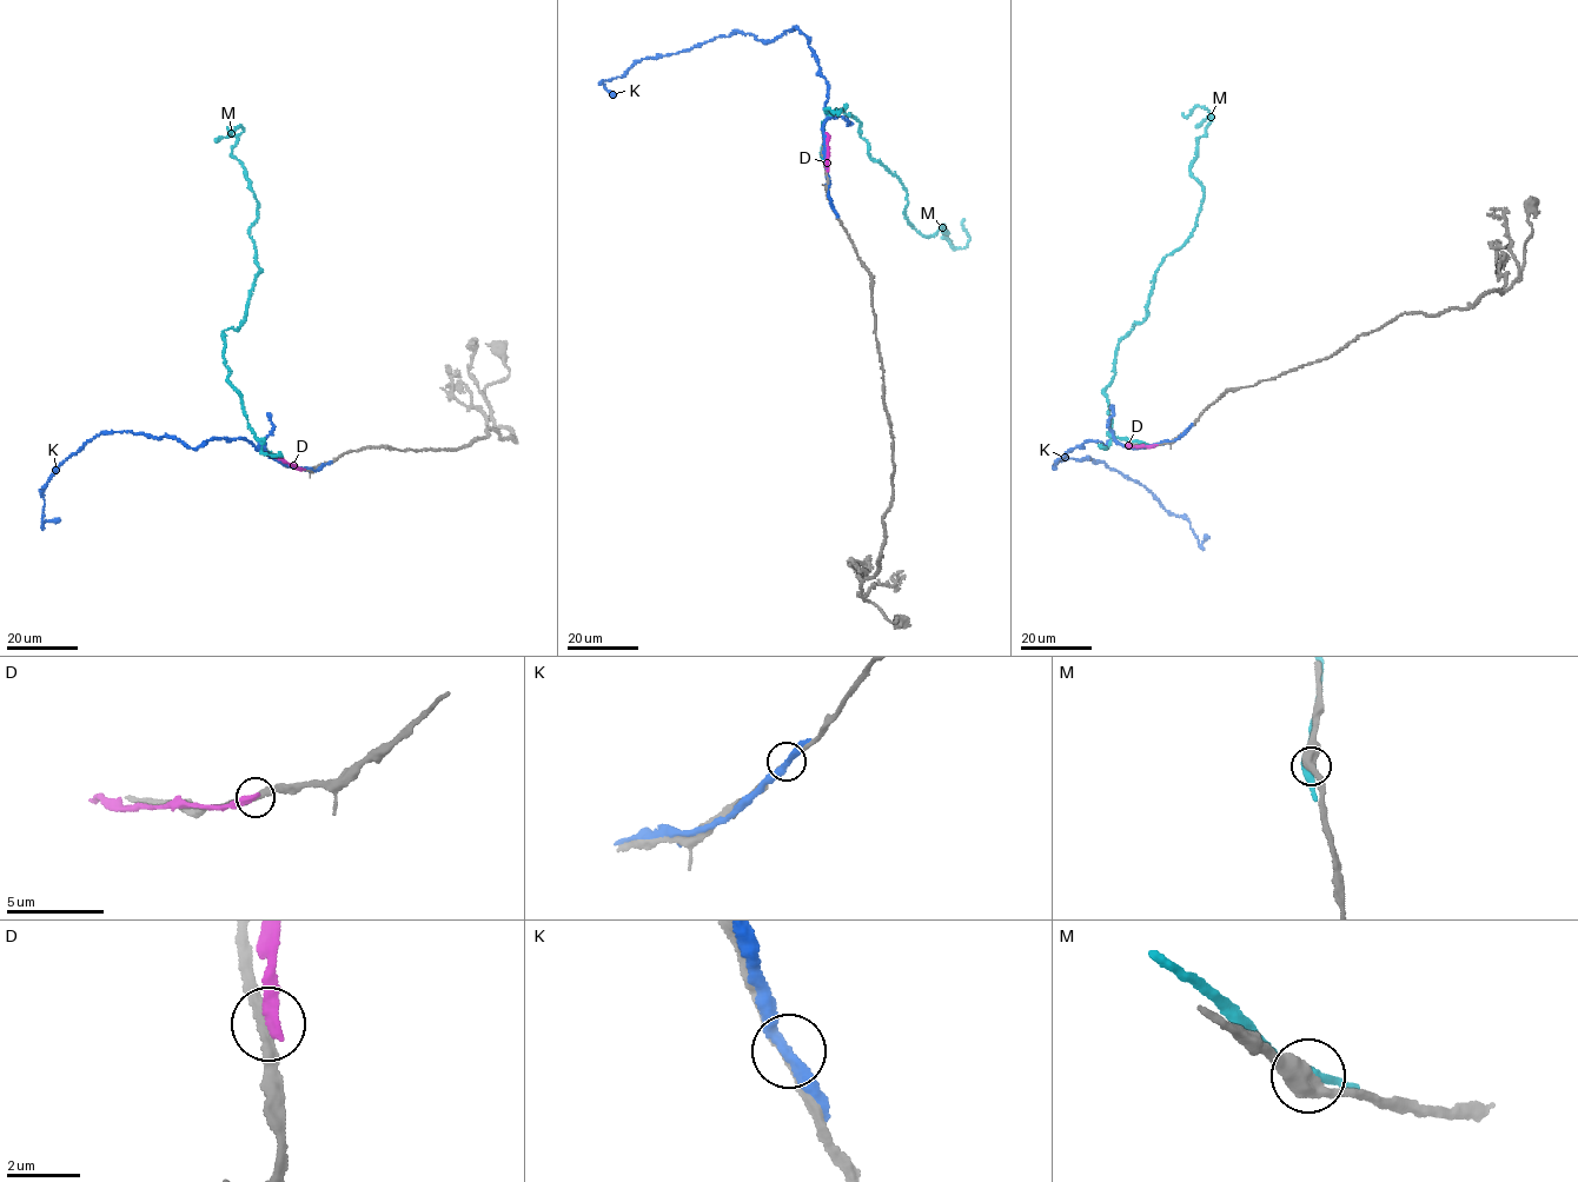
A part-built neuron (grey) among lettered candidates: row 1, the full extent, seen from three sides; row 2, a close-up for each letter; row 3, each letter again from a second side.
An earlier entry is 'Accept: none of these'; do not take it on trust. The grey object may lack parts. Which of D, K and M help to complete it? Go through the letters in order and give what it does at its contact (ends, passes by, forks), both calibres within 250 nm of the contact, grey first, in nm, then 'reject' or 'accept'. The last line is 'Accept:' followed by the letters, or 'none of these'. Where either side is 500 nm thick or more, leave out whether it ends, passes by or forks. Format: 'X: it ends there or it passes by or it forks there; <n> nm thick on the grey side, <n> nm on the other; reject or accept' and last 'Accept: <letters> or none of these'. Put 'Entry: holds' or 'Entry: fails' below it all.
D: it ends there; 260 nm thick on the grey side, 340 nm on the other; reject
K: it passes by; 240 nm thick on the grey side, 280 nm on the other; reject
M: it passes by; 480 nm thick on the grey side, 400 nm on the other; reject
Accept: none of these
Entry: holds

